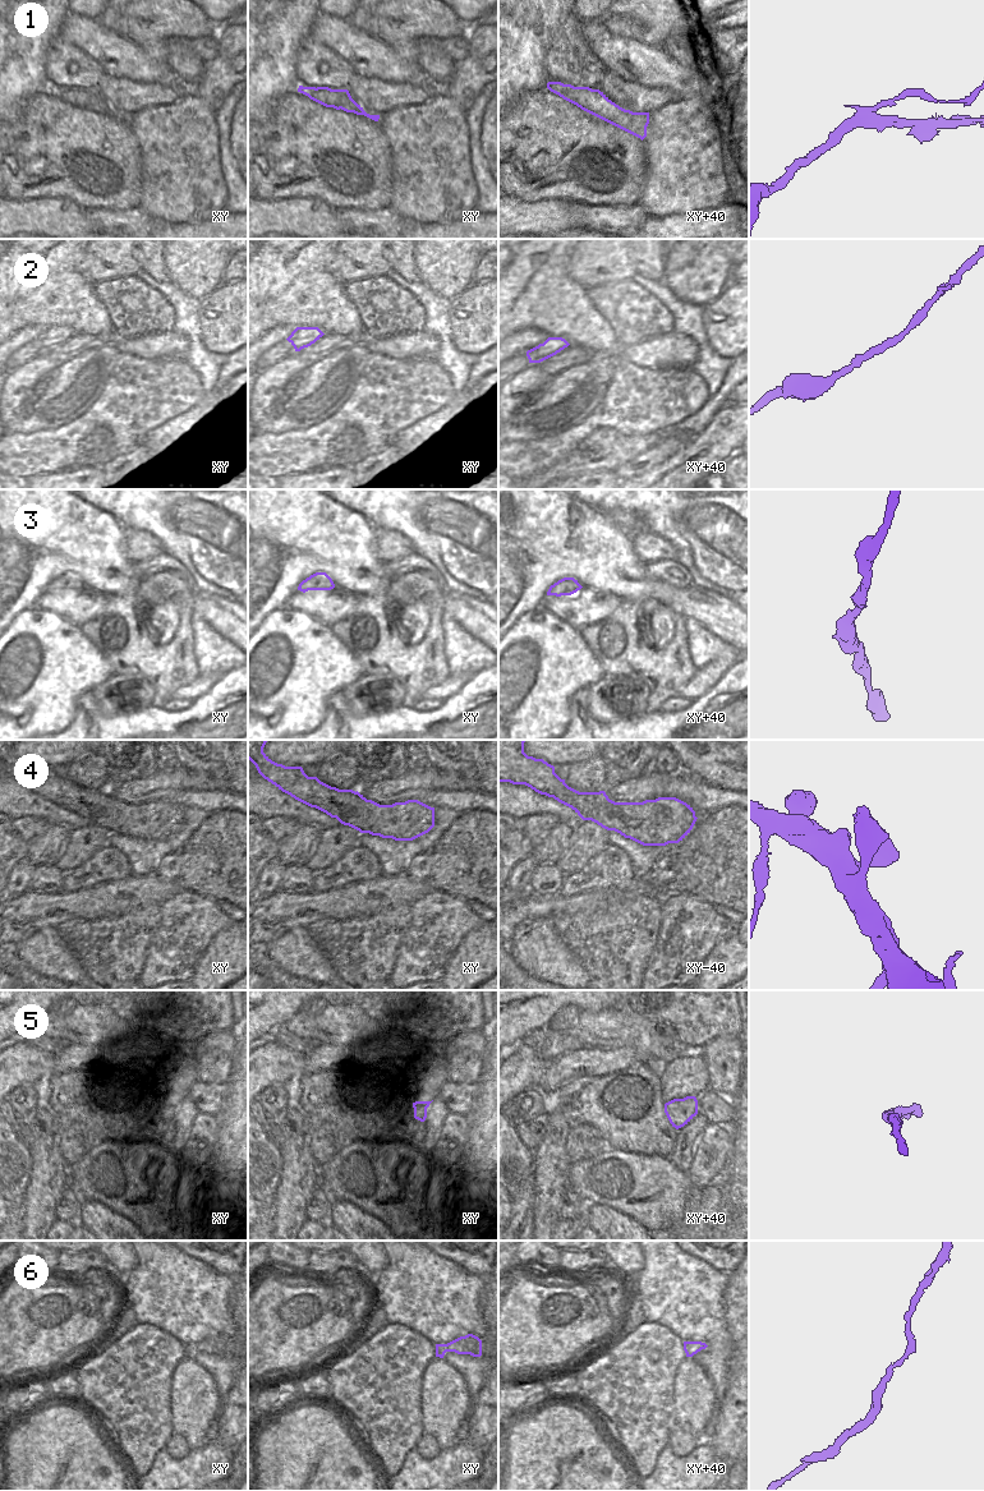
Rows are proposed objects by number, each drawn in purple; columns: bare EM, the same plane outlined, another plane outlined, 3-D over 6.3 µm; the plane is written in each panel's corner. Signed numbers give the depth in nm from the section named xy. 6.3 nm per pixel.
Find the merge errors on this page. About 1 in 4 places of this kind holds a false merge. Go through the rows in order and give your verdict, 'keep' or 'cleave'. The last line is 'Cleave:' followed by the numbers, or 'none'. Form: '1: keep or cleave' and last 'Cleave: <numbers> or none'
1: cleave
2: keep
3: keep
4: keep
5: keep
6: keep
Cleave: 1

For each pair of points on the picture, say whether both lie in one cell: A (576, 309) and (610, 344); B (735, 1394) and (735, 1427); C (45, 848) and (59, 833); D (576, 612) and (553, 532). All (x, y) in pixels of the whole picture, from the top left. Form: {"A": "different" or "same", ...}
{"A": "same", "B": "same", "C": "same", "D": "different"}

